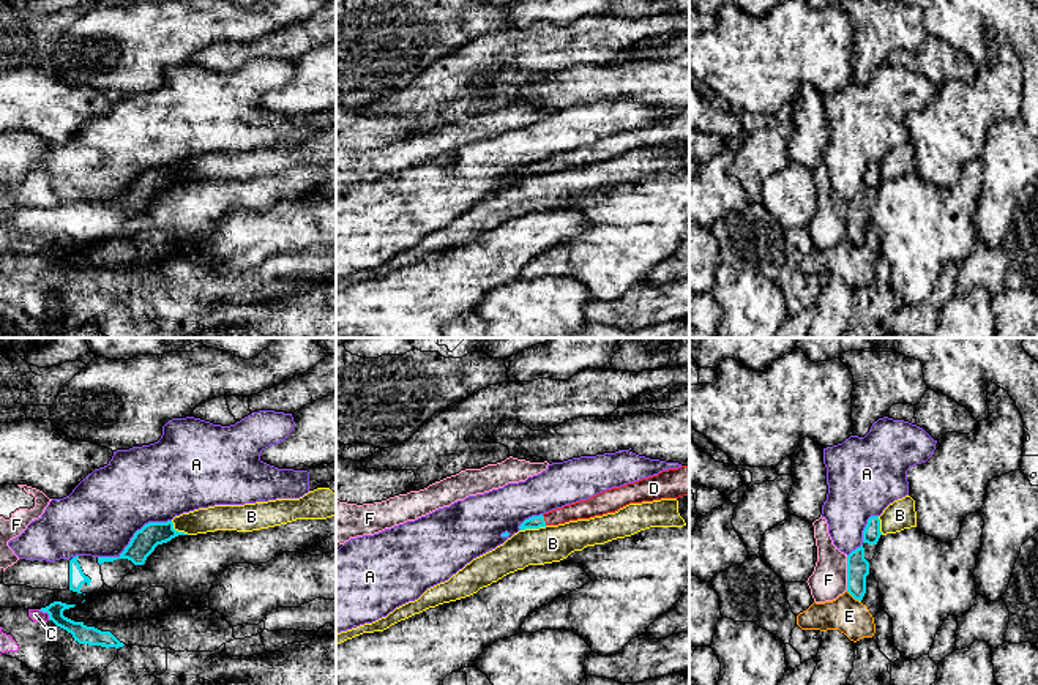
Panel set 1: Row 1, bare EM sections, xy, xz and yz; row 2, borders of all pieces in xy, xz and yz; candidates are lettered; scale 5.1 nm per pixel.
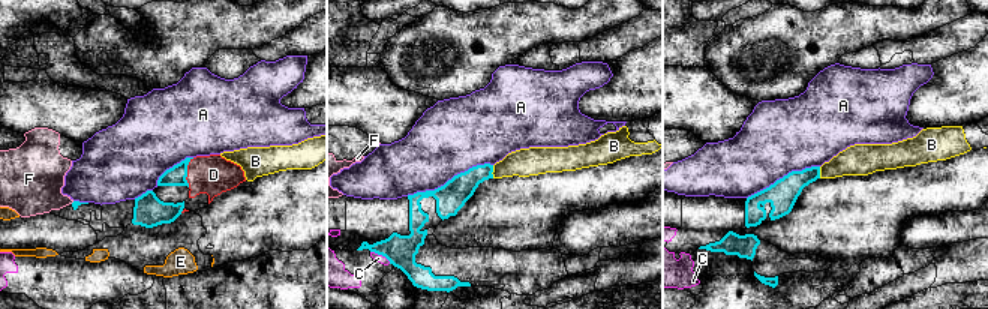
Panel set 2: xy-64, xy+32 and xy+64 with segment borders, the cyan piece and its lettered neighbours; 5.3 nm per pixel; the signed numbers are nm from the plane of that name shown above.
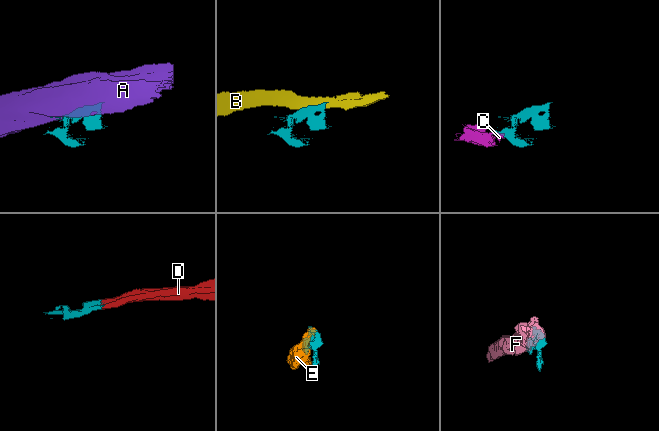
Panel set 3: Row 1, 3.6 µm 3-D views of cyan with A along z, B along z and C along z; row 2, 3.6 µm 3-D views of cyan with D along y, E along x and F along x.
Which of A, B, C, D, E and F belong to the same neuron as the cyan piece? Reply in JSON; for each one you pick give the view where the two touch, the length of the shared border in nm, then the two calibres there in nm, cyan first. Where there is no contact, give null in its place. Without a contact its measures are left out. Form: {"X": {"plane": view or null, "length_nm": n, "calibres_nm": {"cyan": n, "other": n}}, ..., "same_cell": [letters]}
{"D": {"plane": "xz", "length_nm": 60, "calibres_nm": {"cyan": 60, "other": 100}}, "same_cell": ["D"]}

